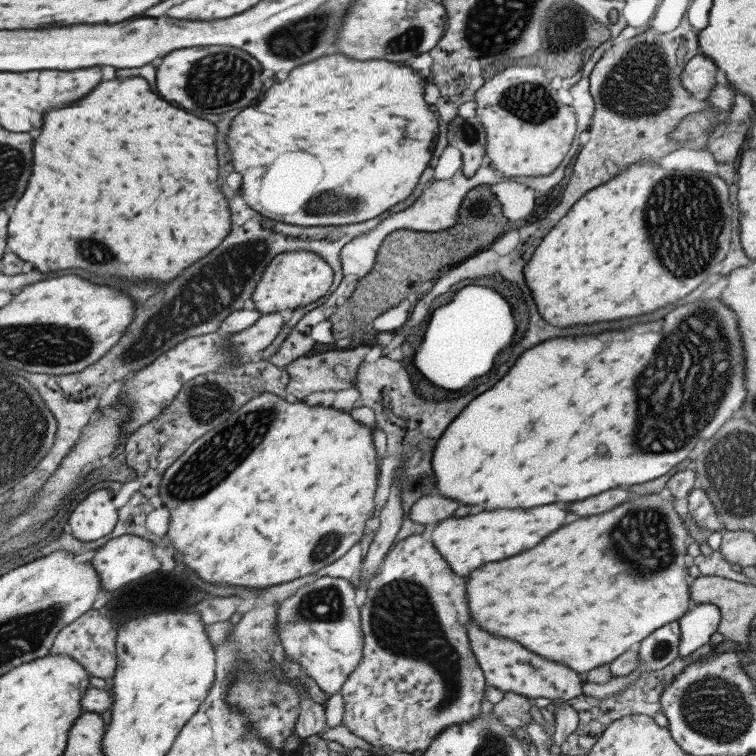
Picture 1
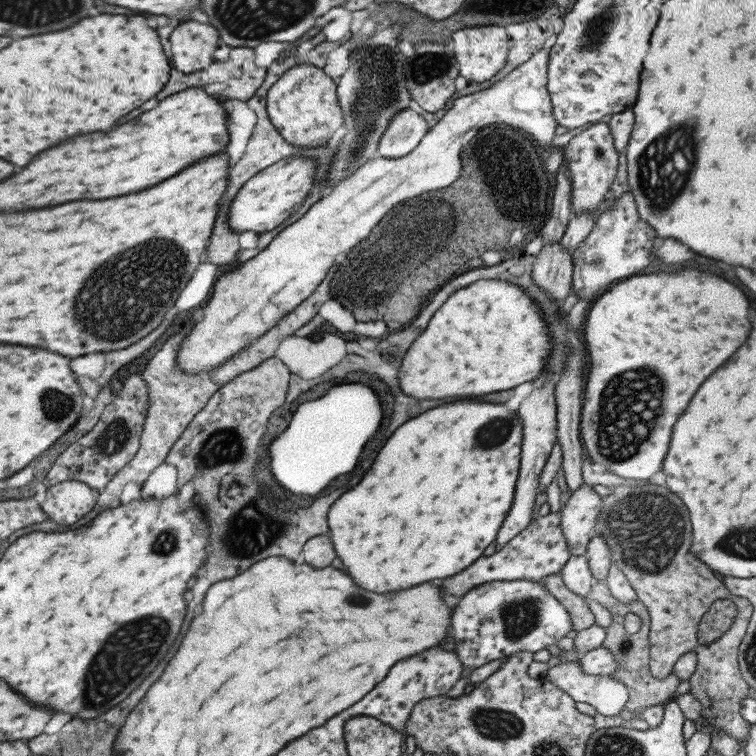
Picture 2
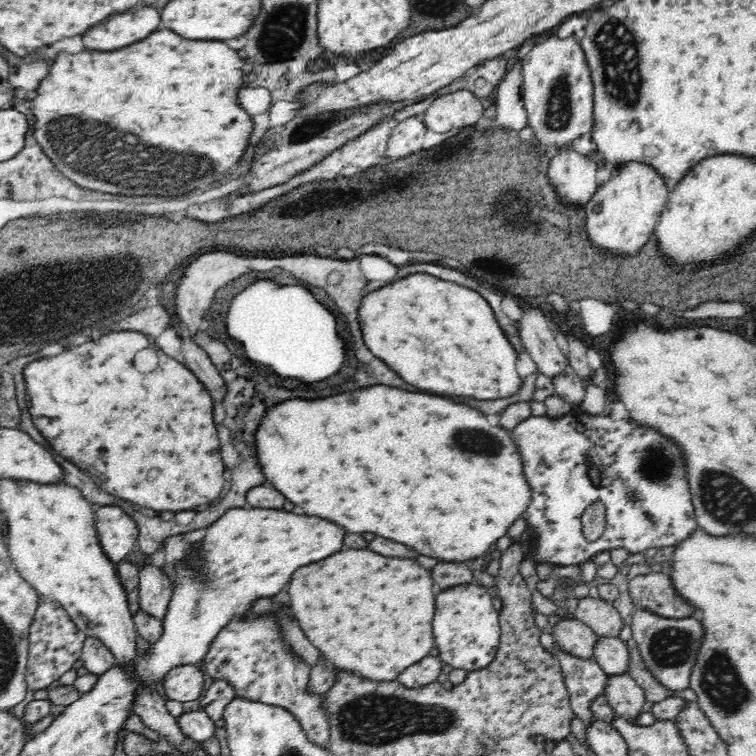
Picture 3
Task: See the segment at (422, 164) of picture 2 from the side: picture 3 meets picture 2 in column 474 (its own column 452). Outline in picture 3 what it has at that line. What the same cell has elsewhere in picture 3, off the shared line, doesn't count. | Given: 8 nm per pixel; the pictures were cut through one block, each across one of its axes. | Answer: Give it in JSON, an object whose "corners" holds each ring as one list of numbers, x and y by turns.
{"corners":[[462,88,450,94,438,93,431,97,422,117,428,130,444,134,478,122,483,112,484,107,478,101,478,97]]}

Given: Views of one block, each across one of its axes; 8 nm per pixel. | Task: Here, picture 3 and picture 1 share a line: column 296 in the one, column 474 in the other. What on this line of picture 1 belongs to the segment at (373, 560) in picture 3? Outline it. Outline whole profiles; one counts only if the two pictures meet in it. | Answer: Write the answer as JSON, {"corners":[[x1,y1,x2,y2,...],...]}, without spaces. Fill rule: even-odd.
{"corners":[[657,493,641,495,599,516,587,516,565,524,525,554,521,552,511,560,475,568,465,580,469,616,481,630,515,640,533,654,583,675,593,668,608,665,656,628,677,621,689,610,692,603,685,566,688,541,672,497,661,498],[625,550,637,560,625,560]]}

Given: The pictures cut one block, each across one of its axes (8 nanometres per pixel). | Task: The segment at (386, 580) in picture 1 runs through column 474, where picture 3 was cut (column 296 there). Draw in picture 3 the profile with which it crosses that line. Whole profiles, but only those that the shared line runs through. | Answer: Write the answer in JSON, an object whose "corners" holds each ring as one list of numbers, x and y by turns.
{"corners":[[272,616,249,621,230,621,216,636,202,662,204,664,201,668,207,678,231,682,238,697,284,707,299,720,312,743,326,747,330,729,328,719,321,710,323,698,308,692,311,667,297,660,297,657,291,654,291,650,283,644,278,624,276,620,272,620]]}

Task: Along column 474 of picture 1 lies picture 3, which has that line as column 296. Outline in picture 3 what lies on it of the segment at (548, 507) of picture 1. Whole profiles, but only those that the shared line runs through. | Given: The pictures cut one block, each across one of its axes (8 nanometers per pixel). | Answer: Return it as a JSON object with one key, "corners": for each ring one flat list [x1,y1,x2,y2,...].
{"corners":[[234,508,198,536,199,554,203,554,199,556,203,562,201,575,192,577,188,569,177,568,172,598,162,620,162,638,151,646,150,652,138,655,134,664,134,673,143,684,162,682,172,668,200,664,222,628,236,614,242,614,252,600,278,594,296,568,340,552,344,530,316,516]]}

